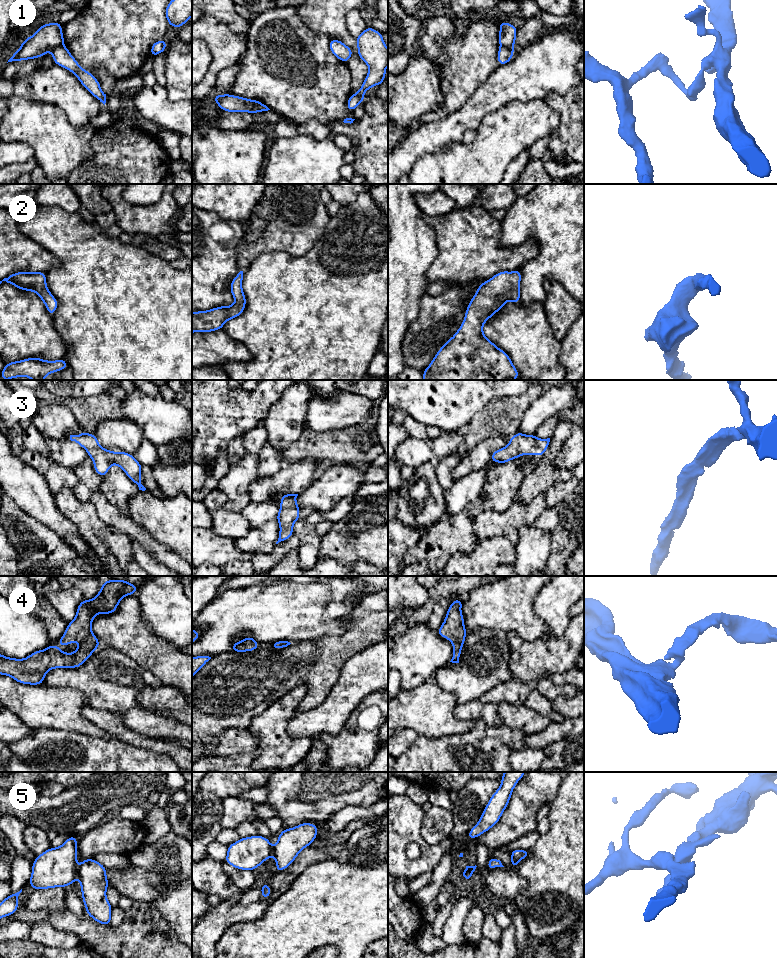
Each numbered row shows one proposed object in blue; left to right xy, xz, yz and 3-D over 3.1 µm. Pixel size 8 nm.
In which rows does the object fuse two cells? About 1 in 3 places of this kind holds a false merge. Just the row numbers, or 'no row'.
1, 5

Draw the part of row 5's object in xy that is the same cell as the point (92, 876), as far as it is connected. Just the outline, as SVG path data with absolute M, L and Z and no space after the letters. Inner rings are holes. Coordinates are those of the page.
M93 858L84 859L76 876L81 884L86 913L96 922L110 925L112 906L106 897L109 886L106 871L107 869Z

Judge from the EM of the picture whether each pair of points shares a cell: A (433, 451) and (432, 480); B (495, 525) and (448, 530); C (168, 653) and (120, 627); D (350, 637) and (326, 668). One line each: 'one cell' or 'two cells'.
A: two cells
B: two cells
C: one cell
D: one cell

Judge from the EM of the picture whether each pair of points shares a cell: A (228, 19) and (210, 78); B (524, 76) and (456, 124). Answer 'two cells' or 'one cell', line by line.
A: two cells
B: one cell

